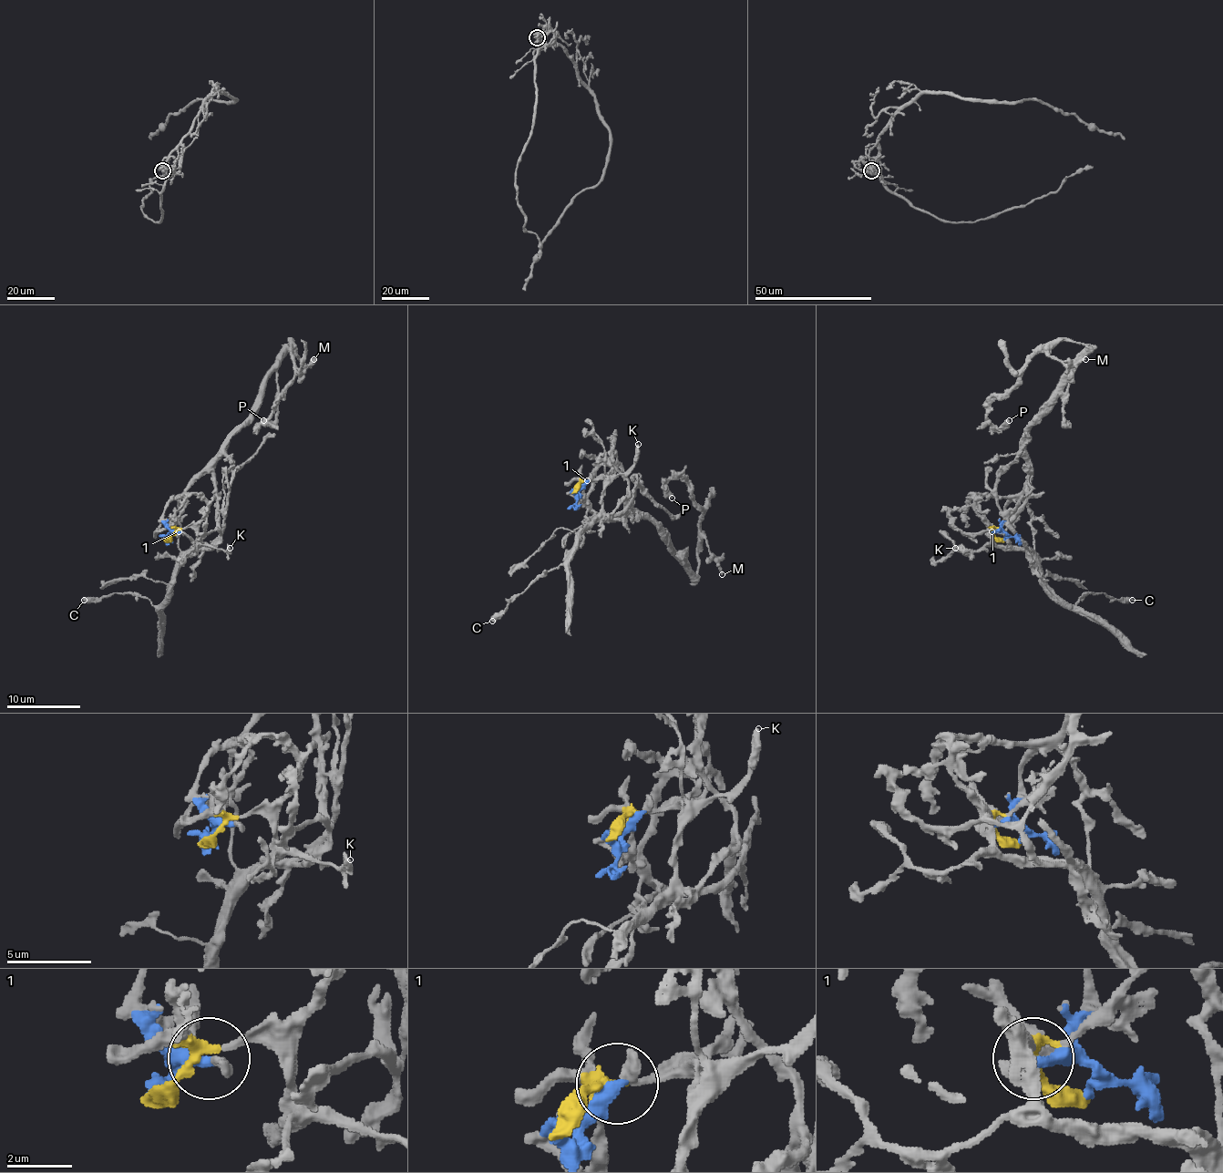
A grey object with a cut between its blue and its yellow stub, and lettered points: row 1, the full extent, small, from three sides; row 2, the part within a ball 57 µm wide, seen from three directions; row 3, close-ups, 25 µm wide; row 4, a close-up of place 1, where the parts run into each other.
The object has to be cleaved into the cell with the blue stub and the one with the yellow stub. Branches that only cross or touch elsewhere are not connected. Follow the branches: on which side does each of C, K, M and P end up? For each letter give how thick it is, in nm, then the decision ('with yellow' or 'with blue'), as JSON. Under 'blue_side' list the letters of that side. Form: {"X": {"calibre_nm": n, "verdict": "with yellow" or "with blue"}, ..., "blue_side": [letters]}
{"C": {"calibre_nm": 550, "verdict": "with yellow"}, "K": {"calibre_nm": 360, "verdict": "with yellow"}, "M": {"calibre_nm": 280, "verdict": "with blue"}, "P": {"calibre_nm": 440, "verdict": "with blue"}, "blue_side": ["M", "P"]}

